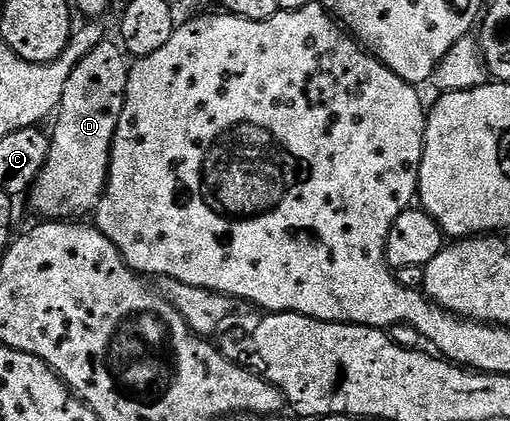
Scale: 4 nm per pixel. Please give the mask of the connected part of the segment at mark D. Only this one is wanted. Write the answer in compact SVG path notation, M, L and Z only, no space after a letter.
M103 39L91 53L80 59L72 71L68 87L64 87L62 102L56 110L54 133L49 134L50 149L46 153L42 174L36 178L28 193L30 205L39 213L39 218L74 219L77 213L97 210L98 200L106 189L106 178L110 176L110 148L124 107L130 67L128 54L121 44L114 42L113 45L110 39Z

